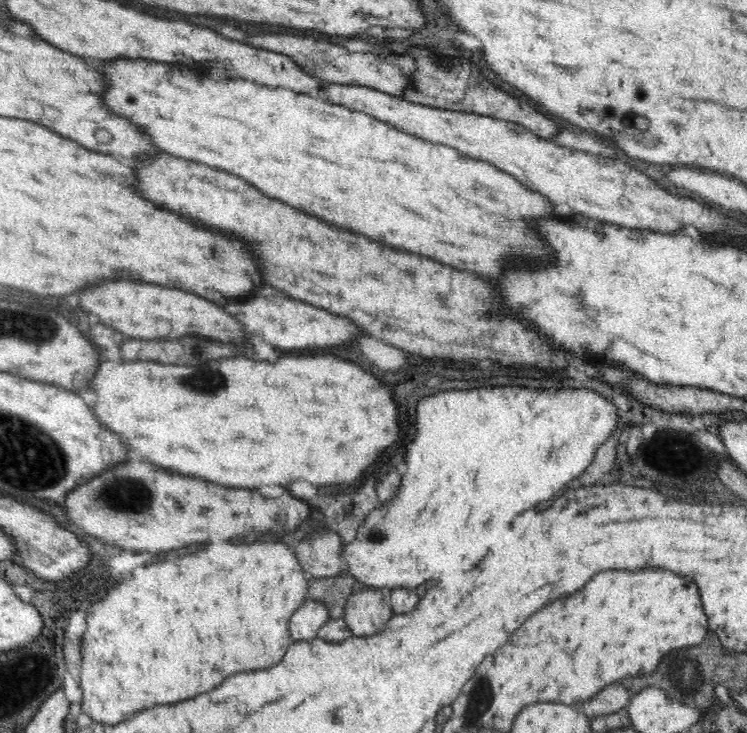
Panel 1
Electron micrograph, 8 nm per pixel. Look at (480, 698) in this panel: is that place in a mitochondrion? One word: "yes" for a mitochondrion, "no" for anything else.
yes

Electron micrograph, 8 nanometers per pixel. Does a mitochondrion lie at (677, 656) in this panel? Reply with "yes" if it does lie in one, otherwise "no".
yes

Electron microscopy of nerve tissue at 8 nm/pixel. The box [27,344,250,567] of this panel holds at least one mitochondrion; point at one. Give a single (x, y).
(126, 494)

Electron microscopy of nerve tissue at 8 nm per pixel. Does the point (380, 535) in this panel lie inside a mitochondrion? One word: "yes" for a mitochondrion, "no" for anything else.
yes

